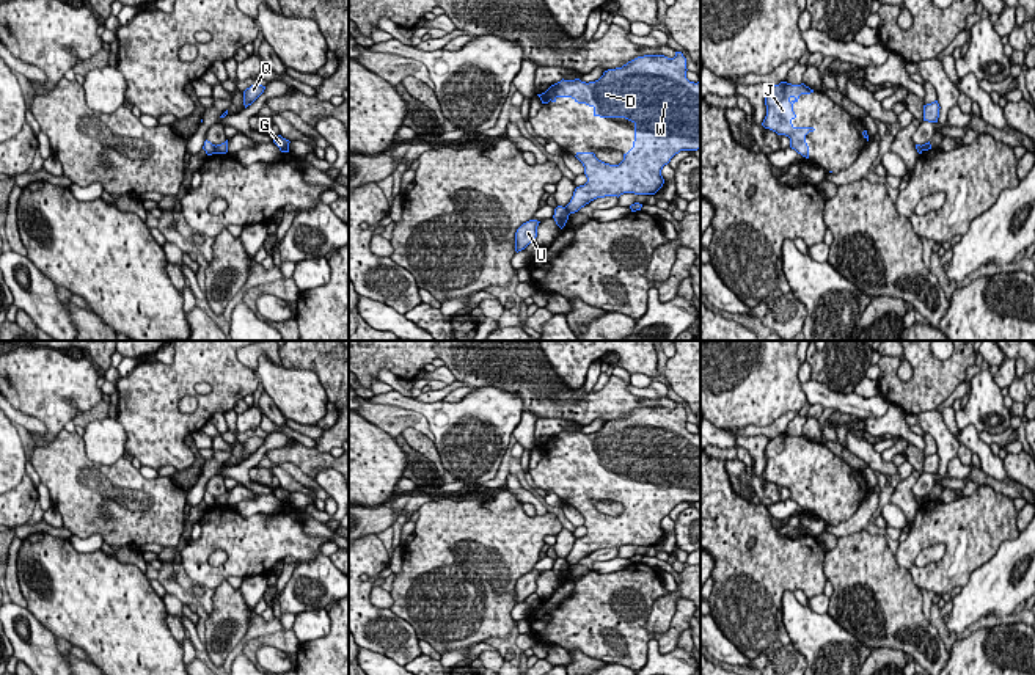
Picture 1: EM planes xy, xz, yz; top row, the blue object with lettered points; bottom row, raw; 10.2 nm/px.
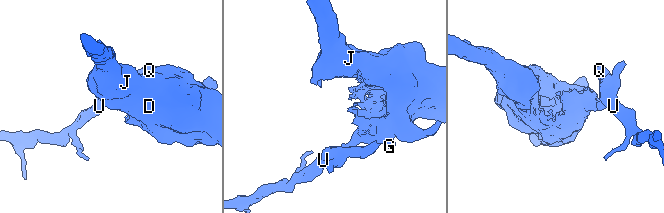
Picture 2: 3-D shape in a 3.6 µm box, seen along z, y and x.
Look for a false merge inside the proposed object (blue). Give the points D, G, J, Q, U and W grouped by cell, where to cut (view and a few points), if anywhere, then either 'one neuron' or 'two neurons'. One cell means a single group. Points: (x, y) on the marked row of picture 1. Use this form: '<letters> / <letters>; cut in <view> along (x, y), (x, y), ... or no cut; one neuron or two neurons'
D G J W / Q U; cut in xz along (564, 207), (569, 214); two neurons

